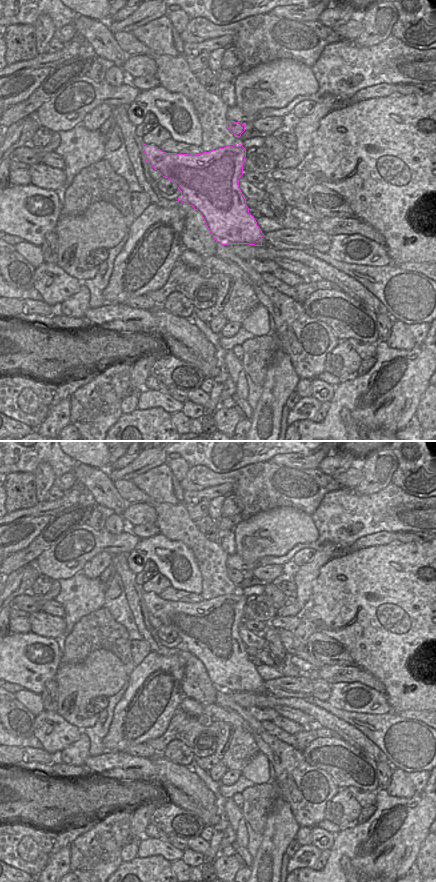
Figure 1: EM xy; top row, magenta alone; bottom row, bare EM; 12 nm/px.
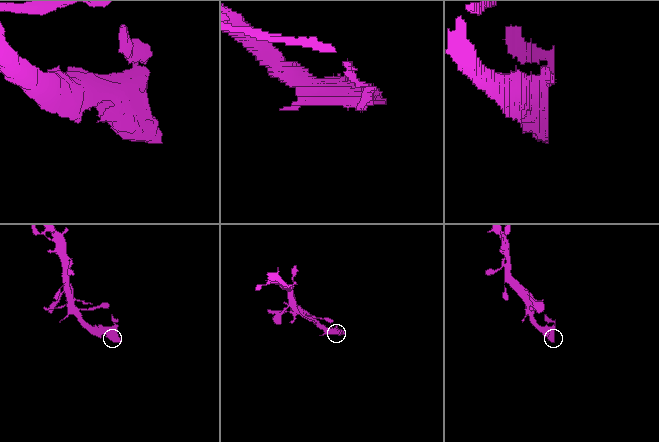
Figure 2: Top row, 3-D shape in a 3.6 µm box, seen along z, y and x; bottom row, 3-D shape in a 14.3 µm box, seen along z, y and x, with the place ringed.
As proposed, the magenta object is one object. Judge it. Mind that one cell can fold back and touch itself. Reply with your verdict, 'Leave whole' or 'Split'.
Split.

